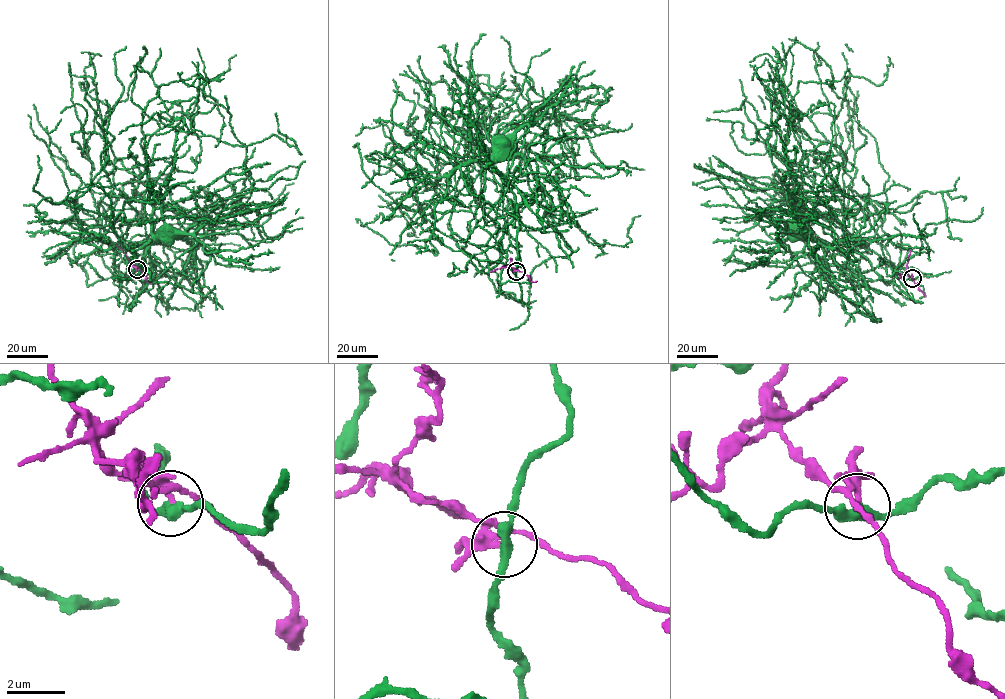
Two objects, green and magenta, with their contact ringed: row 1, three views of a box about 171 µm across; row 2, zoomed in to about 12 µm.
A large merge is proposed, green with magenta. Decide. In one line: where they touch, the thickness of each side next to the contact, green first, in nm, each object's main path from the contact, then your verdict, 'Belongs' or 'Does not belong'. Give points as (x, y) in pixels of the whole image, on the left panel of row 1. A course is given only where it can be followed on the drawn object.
Place: (137, 269). Thickness 360 nm (green) against 190 nm. Course of green: (137, 269), (144, 271), (149, 235), (130, 240), (155, 244), (173, 237), (167, 231). Course of magenta: (137, 269), (116, 245). Does not belong

